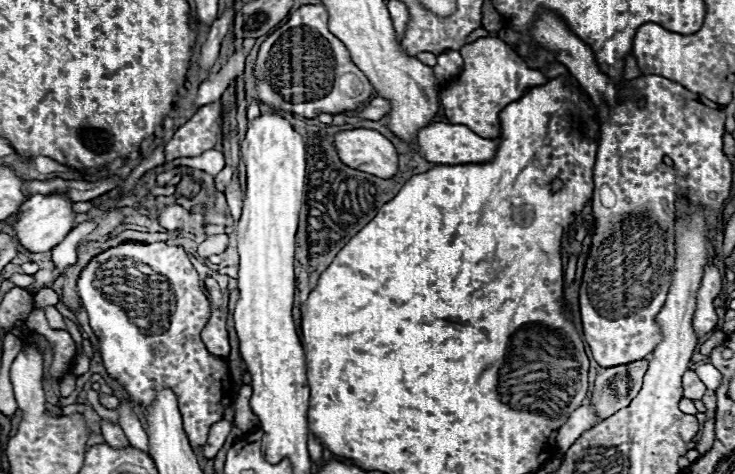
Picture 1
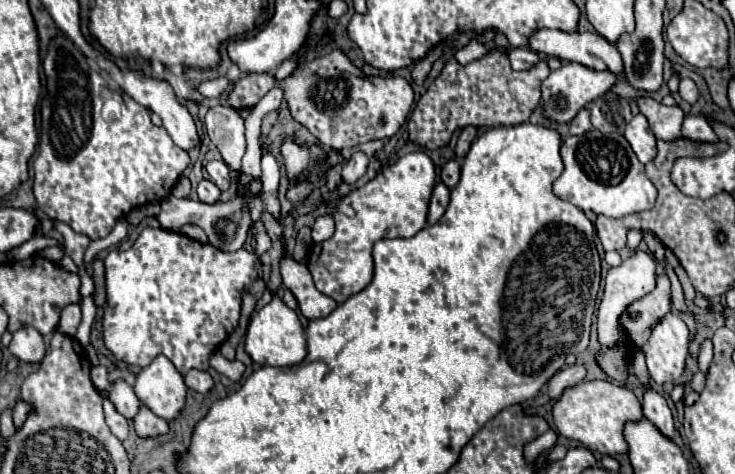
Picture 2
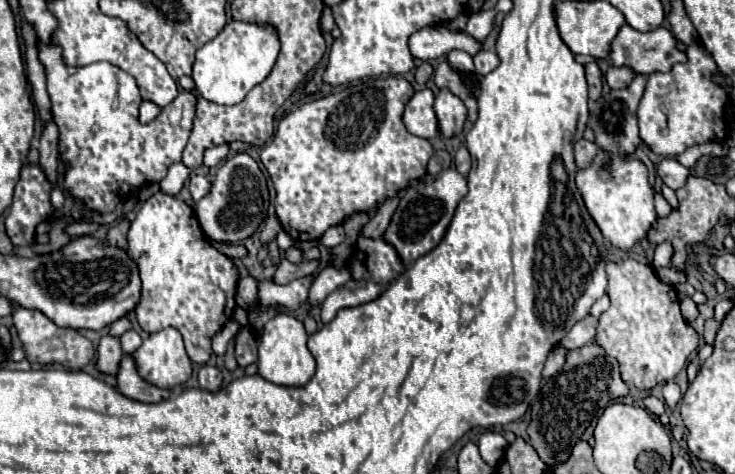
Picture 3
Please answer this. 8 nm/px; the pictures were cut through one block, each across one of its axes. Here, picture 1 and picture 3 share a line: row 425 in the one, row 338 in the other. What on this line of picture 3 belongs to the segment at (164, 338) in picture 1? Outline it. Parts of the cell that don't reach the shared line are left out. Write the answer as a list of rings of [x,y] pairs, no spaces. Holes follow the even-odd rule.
[[[162,192],[154,194],[144,202],[140,212],[136,214],[134,222],[128,230],[128,256],[136,262],[142,290],[140,302],[136,304],[136,320],[144,332],[158,332],[166,326],[176,328],[186,344],[186,352],[192,362],[206,364],[212,356],[212,338],[222,330],[222,326],[232,318],[236,308],[236,288],[240,282],[238,266],[224,254],[220,254],[204,232],[194,216],[194,210],[178,196],[166,196]]]

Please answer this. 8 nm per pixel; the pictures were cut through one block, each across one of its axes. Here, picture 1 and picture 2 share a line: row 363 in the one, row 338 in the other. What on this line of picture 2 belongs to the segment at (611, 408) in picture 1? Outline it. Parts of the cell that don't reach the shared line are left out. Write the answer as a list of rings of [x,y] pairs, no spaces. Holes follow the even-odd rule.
[[[660,274],[656,278],[656,288],[644,298],[632,302],[632,306],[628,306],[628,310],[624,312],[624,318],[620,318],[620,324],[628,330],[630,340],[634,344],[644,346],[650,338],[652,328],[658,322],[662,322],[670,310],[672,310],[670,280],[666,274]]]

